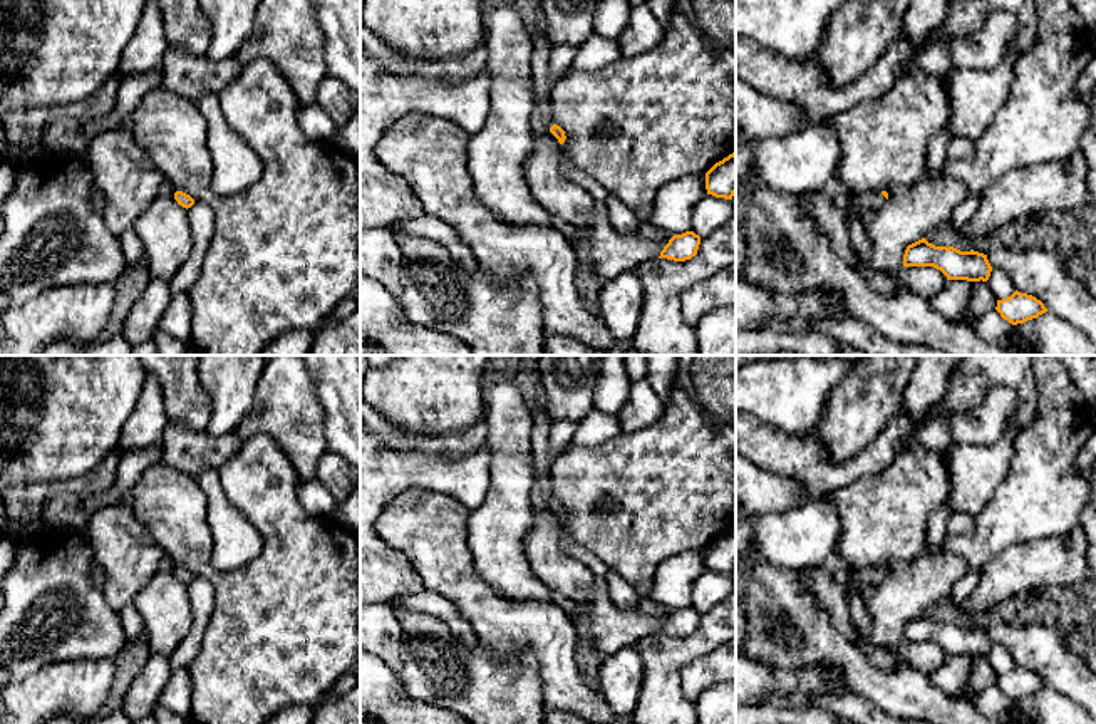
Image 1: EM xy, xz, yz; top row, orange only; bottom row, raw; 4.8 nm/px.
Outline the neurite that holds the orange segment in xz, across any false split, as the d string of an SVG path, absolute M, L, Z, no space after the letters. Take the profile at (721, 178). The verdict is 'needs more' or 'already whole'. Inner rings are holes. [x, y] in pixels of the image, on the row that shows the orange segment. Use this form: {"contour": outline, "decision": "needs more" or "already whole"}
{"contour": "M736 151L706 173L706 189L716 198L732 199L736 194Z", "decision": "already whole"}

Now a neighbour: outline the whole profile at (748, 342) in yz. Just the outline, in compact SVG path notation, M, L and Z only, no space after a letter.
M737 330L736 355L793 350L799 355L840 355L843 342L818 332Z

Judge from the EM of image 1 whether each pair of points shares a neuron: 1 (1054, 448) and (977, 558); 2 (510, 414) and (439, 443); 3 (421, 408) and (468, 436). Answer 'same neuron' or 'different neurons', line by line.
1: same neuron
2: different neurons
3: different neurons

